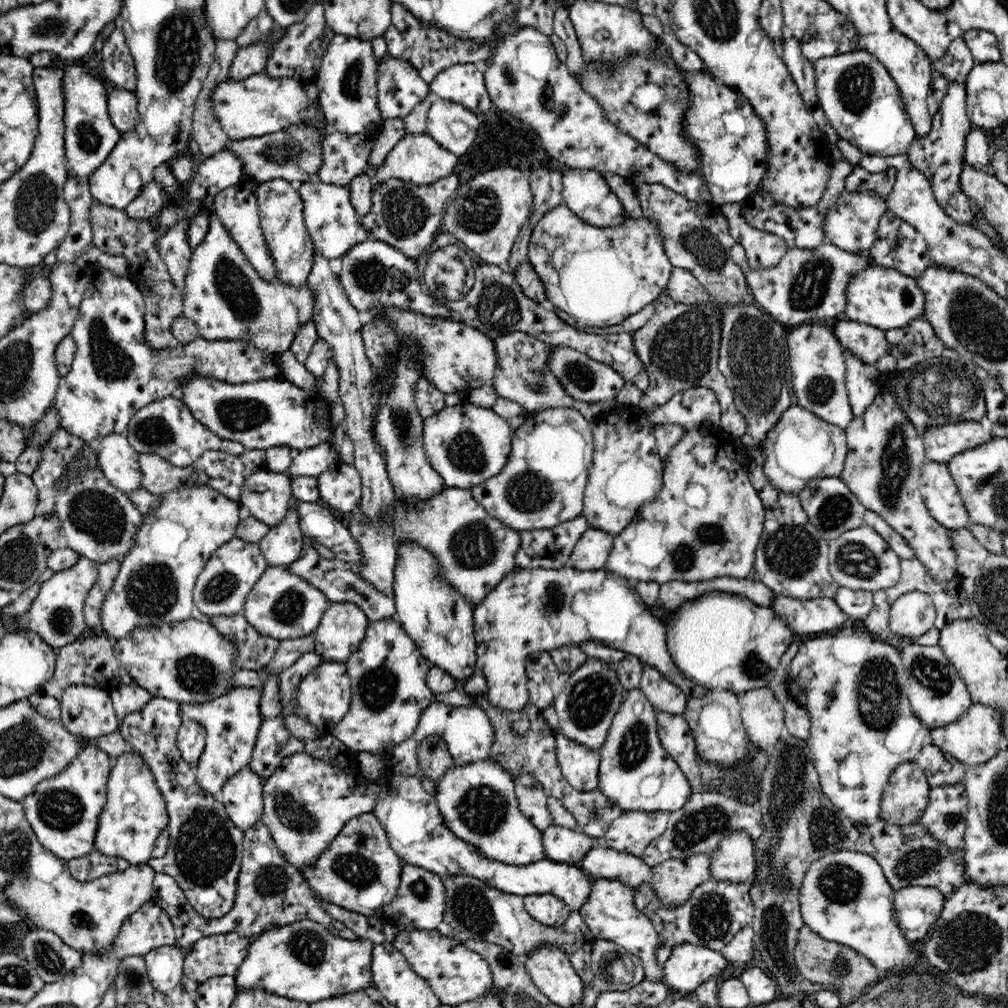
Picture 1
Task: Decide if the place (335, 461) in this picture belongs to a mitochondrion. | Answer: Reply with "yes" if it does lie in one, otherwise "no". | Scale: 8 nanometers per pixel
no

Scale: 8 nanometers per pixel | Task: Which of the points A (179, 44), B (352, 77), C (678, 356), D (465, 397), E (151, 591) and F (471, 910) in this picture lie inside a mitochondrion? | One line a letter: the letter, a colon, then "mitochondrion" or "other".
A: mitochondrion
B: mitochondrion
C: mitochondrion
D: other
E: mitochondrion
F: mitochondrion

